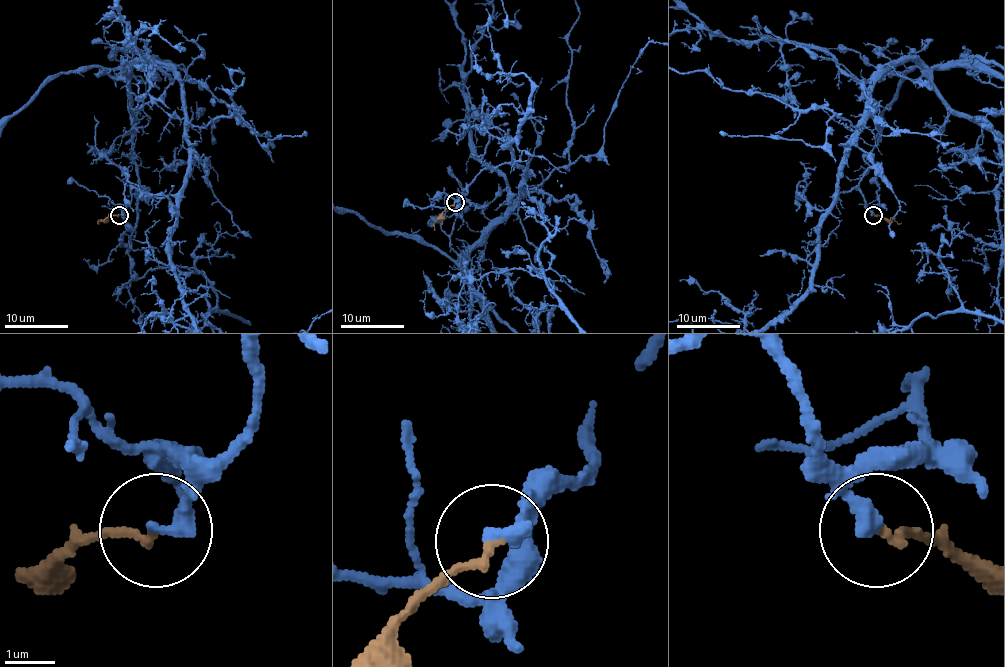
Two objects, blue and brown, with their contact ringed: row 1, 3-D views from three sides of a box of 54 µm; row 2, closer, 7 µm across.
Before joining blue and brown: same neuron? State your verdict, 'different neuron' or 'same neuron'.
same neuron

